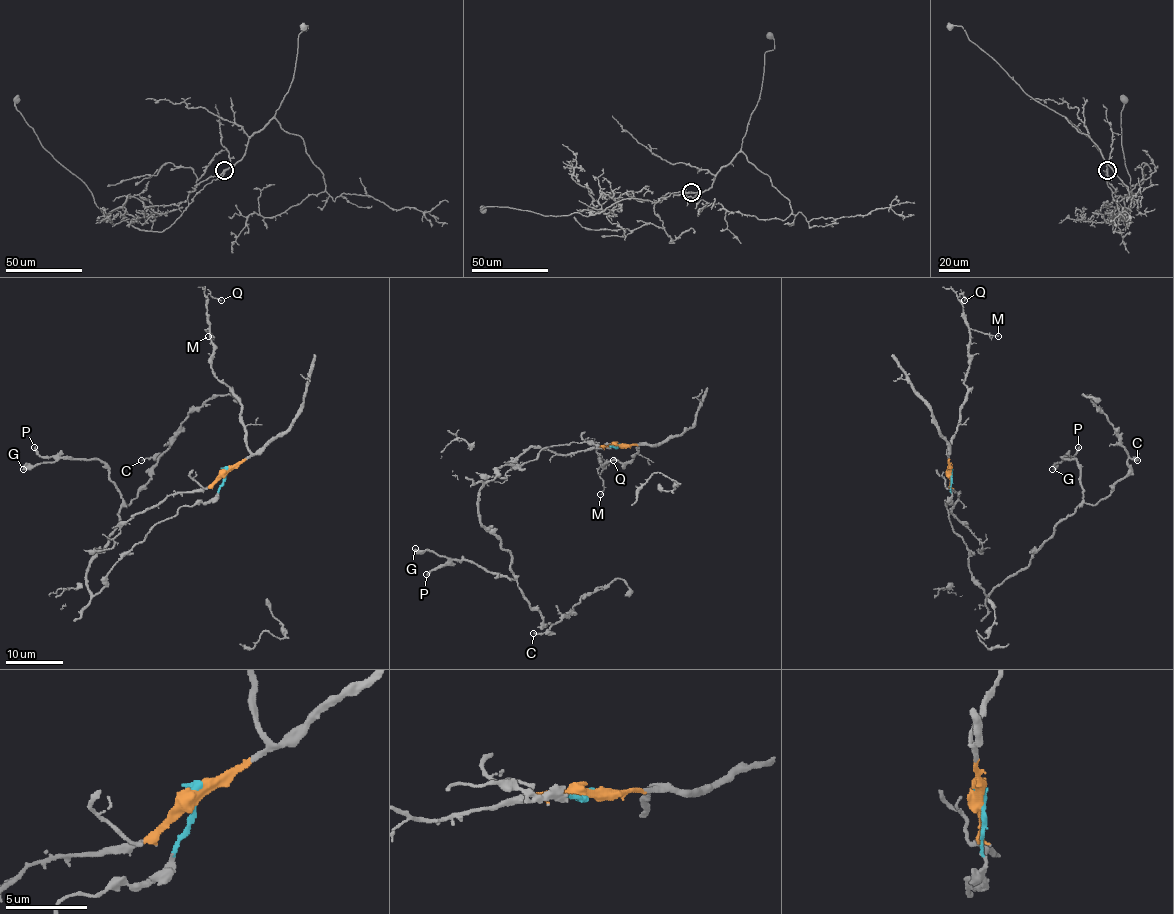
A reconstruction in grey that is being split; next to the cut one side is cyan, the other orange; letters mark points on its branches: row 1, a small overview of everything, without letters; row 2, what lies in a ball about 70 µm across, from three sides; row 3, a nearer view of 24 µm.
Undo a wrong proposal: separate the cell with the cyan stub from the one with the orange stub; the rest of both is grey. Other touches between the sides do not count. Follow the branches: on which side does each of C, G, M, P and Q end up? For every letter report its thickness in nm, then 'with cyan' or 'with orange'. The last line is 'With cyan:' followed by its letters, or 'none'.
C: 160 nm thick; with cyan
G: 440 nm thick; with cyan
M: 120 nm thick; with orange
P: 280 nm thick; with cyan
Q: 120 nm thick; with orange
With cyan: C, G, P

